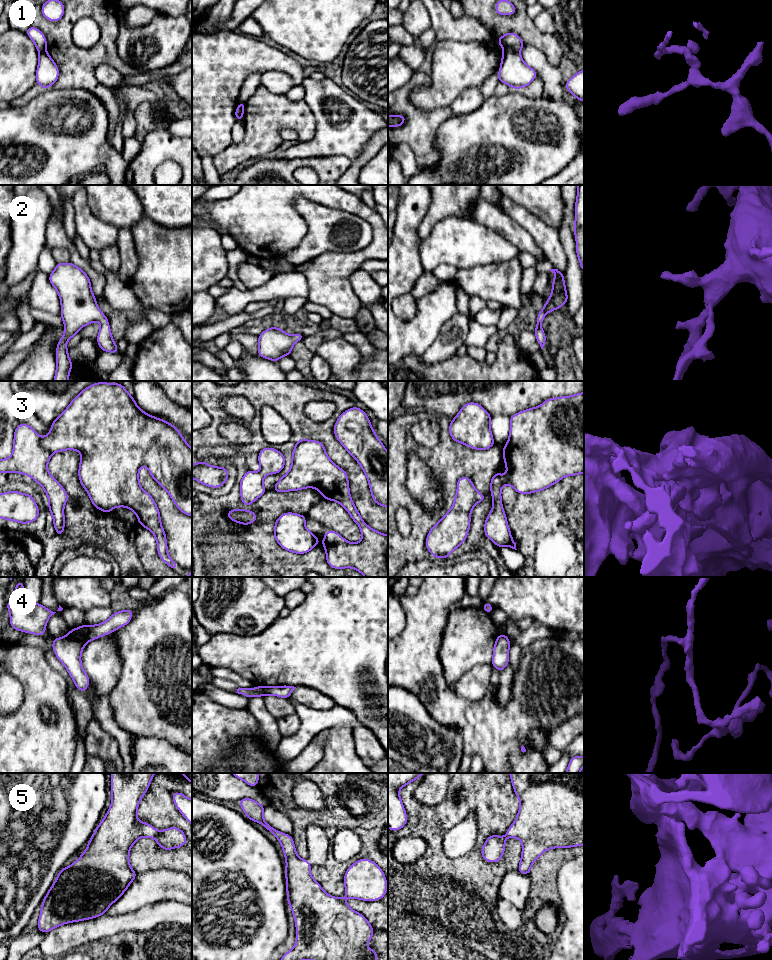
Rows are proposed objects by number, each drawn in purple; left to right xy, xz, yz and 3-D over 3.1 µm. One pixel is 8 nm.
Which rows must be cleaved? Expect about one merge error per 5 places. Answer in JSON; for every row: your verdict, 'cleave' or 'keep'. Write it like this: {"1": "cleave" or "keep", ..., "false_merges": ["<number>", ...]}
{"1": "cleave", "2": "keep", "3": "keep", "4": "keep", "5": "keep", "false_merges": ["1"]}

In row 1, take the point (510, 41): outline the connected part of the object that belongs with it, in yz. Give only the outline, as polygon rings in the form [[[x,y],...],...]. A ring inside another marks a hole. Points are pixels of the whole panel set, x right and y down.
[[[508,32],[498,38],[497,43],[505,50],[519,53],[524,47],[521,38],[513,32]]]

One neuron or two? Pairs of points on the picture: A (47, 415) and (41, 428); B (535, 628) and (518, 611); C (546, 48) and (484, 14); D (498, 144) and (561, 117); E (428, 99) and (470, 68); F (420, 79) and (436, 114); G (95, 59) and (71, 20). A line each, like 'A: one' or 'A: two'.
A: two
B: two
C: one
D: one
E: one
F: one
G: one

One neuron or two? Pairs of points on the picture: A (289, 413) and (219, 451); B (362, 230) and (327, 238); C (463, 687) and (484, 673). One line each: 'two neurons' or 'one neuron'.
A: two neurons
B: one neuron
C: one neuron

